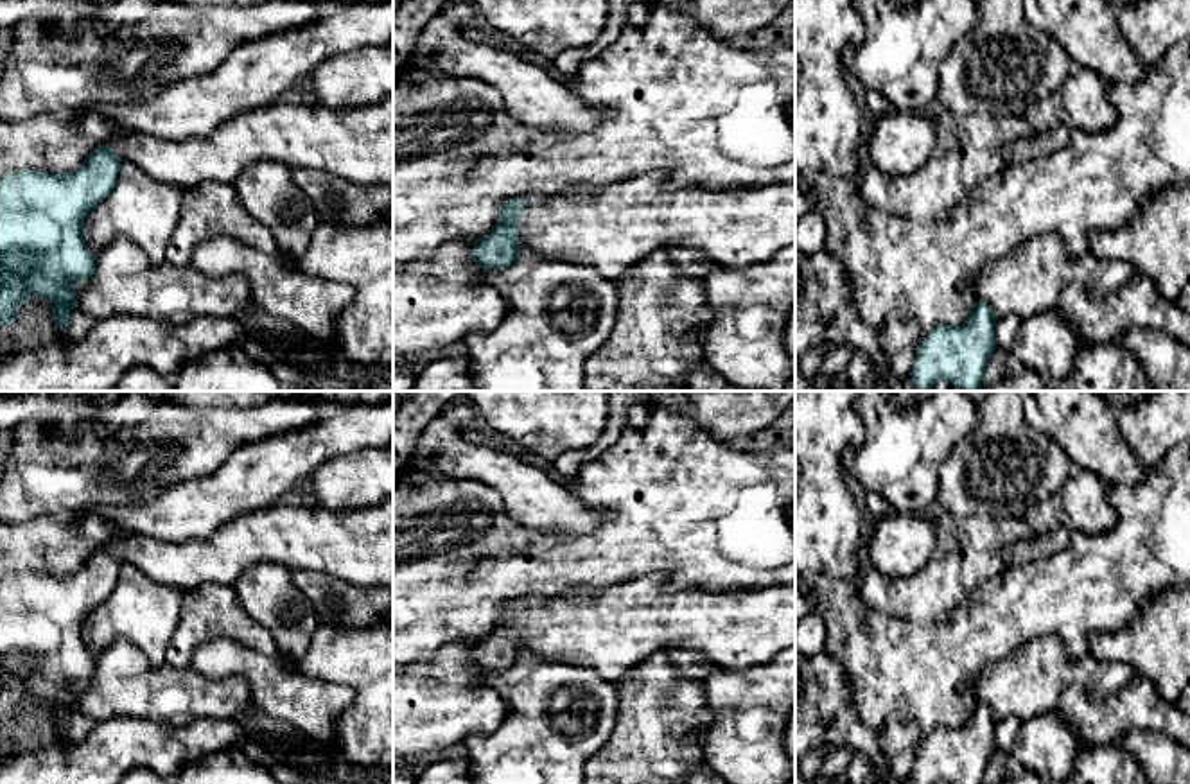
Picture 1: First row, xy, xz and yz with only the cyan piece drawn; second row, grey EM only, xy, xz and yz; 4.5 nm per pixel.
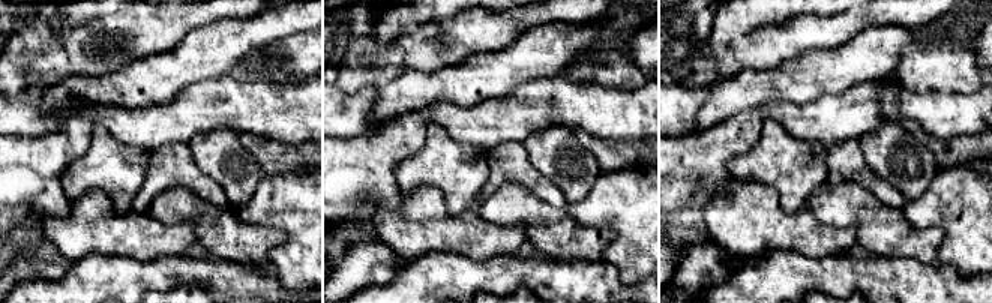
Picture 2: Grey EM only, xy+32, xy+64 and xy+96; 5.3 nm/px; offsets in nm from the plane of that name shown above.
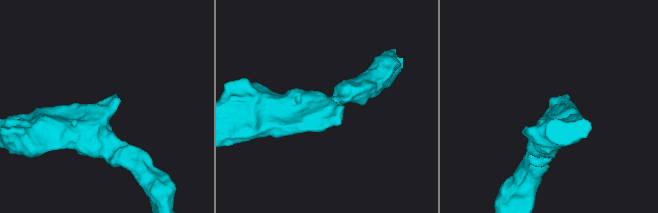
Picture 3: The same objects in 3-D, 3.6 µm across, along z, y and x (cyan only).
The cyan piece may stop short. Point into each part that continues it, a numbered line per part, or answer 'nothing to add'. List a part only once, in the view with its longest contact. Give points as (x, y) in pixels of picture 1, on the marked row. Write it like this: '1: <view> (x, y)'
1: xz (609, 230)

